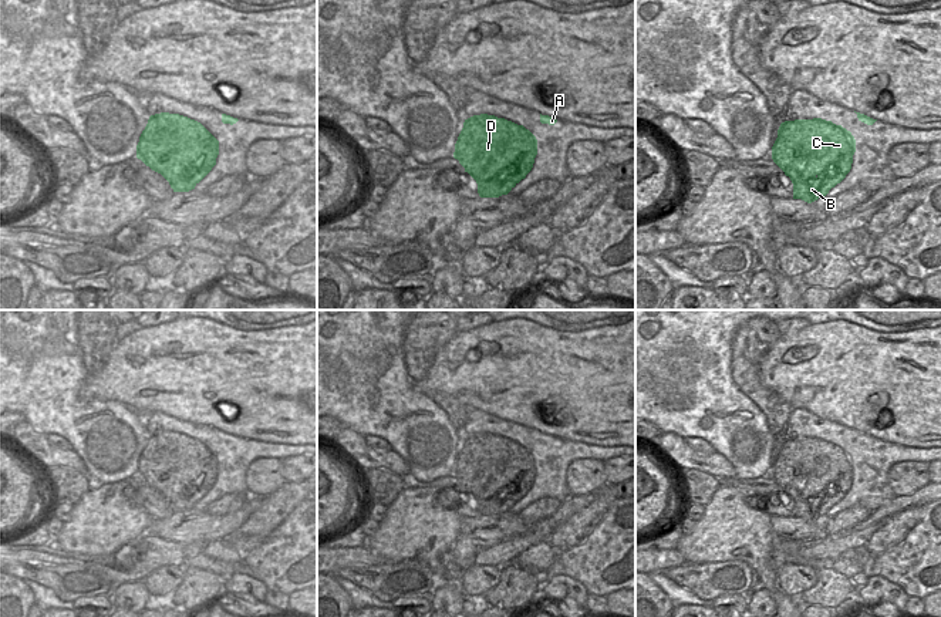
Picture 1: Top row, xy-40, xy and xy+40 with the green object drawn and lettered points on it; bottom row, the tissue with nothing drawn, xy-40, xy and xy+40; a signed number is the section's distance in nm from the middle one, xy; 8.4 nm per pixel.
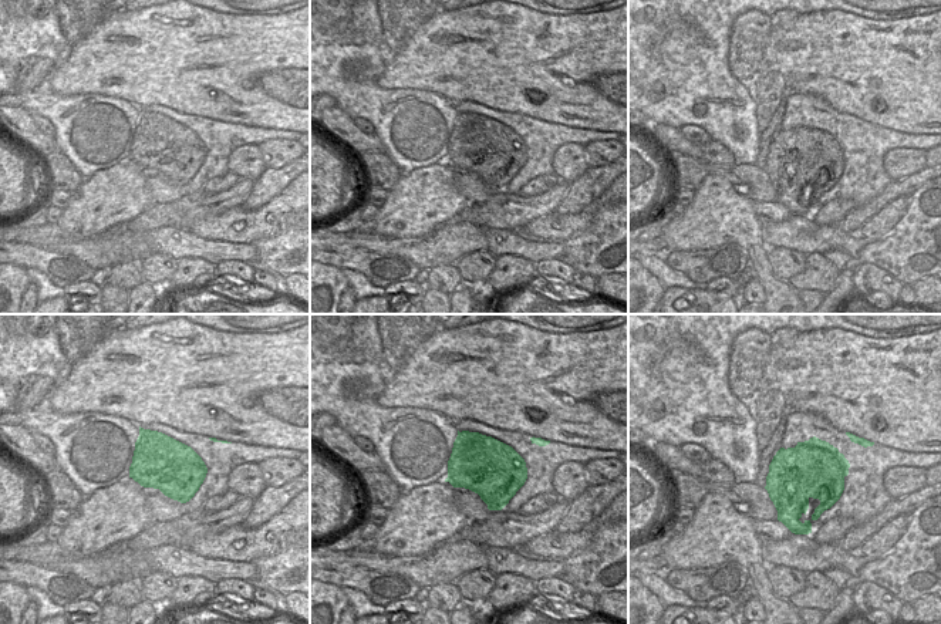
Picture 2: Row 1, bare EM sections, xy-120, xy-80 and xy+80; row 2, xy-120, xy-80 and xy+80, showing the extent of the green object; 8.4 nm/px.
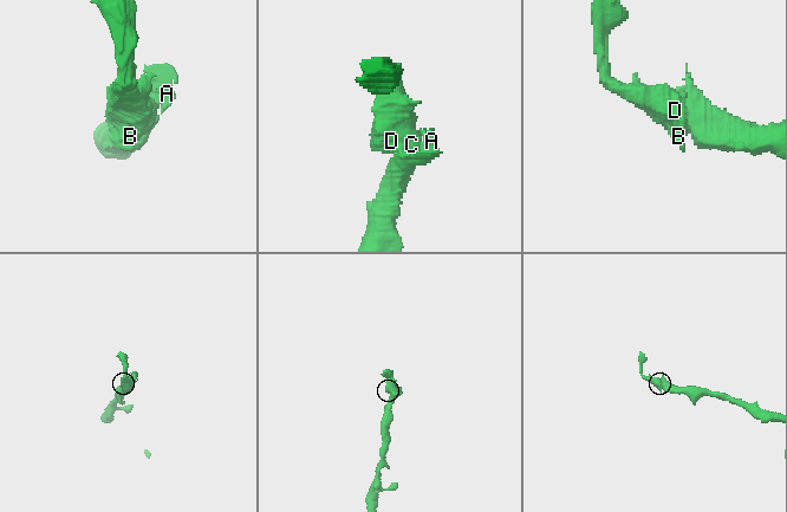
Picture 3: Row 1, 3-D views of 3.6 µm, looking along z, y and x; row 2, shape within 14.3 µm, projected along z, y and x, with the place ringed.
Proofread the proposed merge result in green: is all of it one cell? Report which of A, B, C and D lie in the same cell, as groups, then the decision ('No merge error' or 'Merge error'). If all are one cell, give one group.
Groups: A B C D. No merge error.

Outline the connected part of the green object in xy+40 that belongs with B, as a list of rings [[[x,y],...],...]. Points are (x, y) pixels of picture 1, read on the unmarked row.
[[[822,436],[785,439],[772,465],[773,481],[790,496],[793,517],[807,522],[824,516],[851,488],[856,458],[841,444]]]

